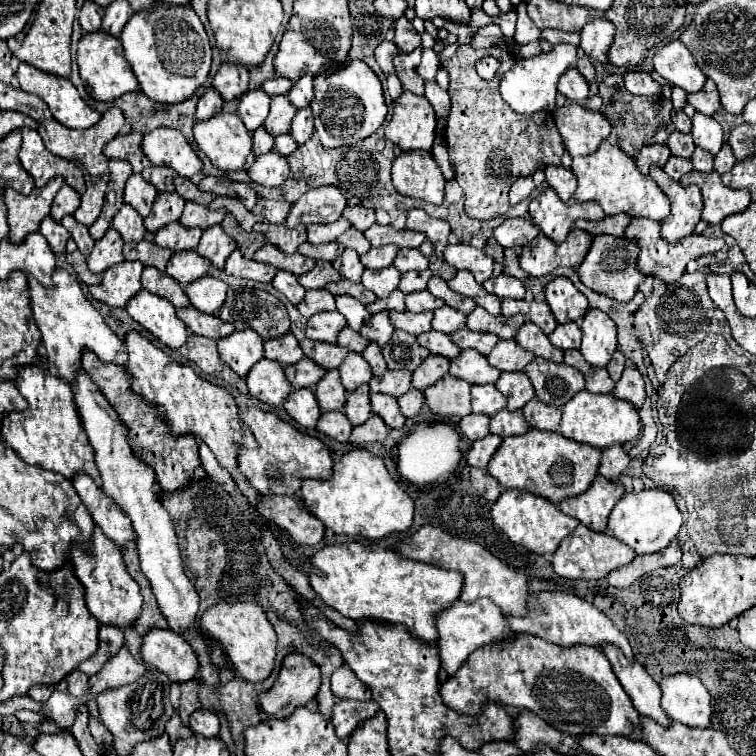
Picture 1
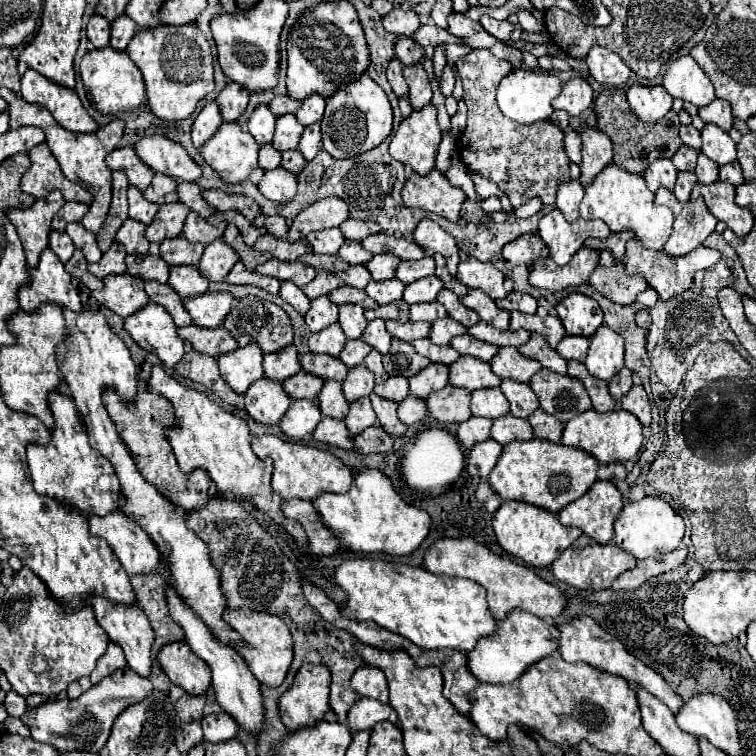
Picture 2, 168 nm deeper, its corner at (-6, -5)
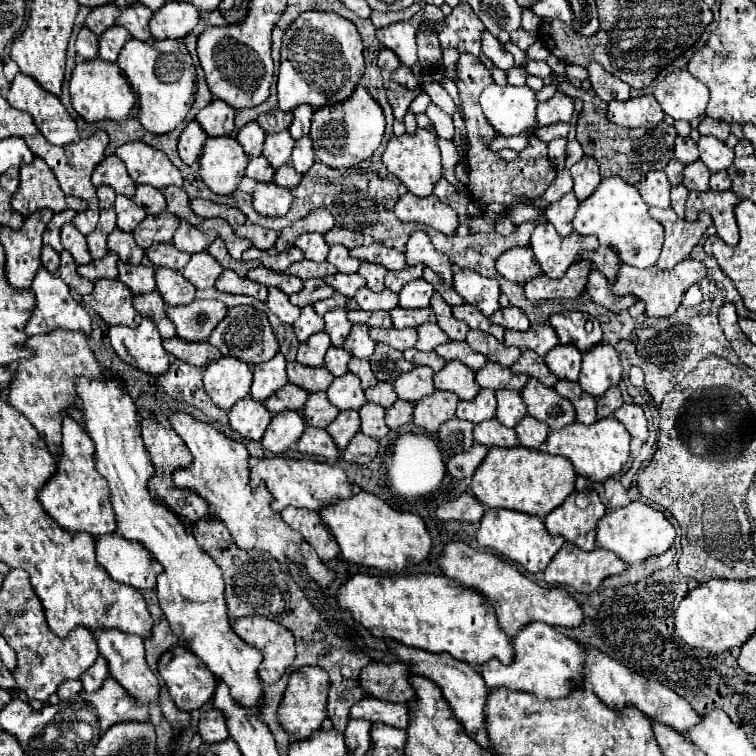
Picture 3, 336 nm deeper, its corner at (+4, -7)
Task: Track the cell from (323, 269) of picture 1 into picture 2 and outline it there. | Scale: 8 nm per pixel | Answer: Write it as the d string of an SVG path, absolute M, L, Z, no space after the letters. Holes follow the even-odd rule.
M319 271L317 277L303 287L303 293L305 293L309 299L317 299L317 297L321 297L321 295L329 295L333 289L337 289L337 287L341 287L341 285L345 285L345 283L343 283L343 279L339 279L335 273Z

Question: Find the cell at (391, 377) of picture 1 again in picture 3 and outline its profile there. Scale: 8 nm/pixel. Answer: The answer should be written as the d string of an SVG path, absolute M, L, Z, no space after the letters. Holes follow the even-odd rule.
M377 383L375 387L365 389L365 397L367 397L369 403L383 405L385 409L391 407L397 401L397 393L393 391L393 387L389 383Z

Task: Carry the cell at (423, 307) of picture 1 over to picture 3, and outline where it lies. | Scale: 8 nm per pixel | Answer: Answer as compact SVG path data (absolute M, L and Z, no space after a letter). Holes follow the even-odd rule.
M425 307L425 309L393 309L391 311L391 321L395 325L395 329L407 329L407 327L419 327L423 323L435 323L433 317L433 309Z

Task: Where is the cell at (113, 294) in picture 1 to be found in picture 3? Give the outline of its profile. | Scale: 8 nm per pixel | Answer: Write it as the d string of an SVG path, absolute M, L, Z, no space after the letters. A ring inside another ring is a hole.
M99 279L95 289L83 297L83 301L107 323L107 325L127 325L137 327L141 315L133 309L133 295L117 279Z

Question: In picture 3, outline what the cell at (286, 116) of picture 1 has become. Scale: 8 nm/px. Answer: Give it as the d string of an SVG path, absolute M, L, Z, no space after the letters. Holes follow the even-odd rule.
M287 131L285 133L273 133L273 135L267 135L267 139L265 139L263 157L271 163L273 169L279 169L279 167L289 163L293 147L295 147L295 141L289 137Z

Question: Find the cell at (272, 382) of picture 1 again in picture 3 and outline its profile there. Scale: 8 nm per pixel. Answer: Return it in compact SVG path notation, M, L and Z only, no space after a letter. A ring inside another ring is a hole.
M251 397L237 401L229 411L229 427L251 441L261 441L269 421L271 413Z

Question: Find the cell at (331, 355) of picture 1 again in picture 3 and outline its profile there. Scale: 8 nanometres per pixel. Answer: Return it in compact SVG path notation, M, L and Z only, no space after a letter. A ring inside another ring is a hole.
M297 361L287 363L287 375L289 375L289 383L309 393L325 391L333 381L333 375L325 367L305 367Z

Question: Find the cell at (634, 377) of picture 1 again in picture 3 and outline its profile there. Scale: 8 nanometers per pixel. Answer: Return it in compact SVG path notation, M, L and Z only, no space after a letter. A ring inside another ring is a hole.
M623 403L617 409L617 413L613 413L613 417L625 425L625 429L629 431L631 437L639 437L641 441L647 441L647 421L645 421L643 409L639 405Z

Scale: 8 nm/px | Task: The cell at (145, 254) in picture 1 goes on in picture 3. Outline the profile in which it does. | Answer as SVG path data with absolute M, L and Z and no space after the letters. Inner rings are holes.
M119 261L119 281L131 289L133 295L155 291L155 269L145 265L129 265Z

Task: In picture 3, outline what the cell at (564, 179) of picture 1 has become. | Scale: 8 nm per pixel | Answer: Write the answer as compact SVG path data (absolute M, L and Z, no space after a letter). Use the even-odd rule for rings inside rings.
M567 193L563 195L559 201L551 203L545 211L545 219L557 229L557 233L561 237L567 237L571 231L573 231L573 217L575 217L575 211L579 207L579 201L575 197L575 193Z

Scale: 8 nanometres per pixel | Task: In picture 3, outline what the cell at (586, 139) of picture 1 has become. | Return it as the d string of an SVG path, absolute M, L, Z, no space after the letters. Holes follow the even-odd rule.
M583 157L579 163L575 163L571 167L571 175L573 175L573 191L577 195L577 201L585 201L599 185L601 177L599 177L599 169L597 169L597 161L593 161L591 157Z

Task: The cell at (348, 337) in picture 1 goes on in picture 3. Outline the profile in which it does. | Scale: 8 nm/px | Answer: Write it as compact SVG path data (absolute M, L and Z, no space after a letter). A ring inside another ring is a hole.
M331 347L325 355L325 367L335 375L341 377L347 373L347 363L349 363L351 355L343 349L343 347Z

